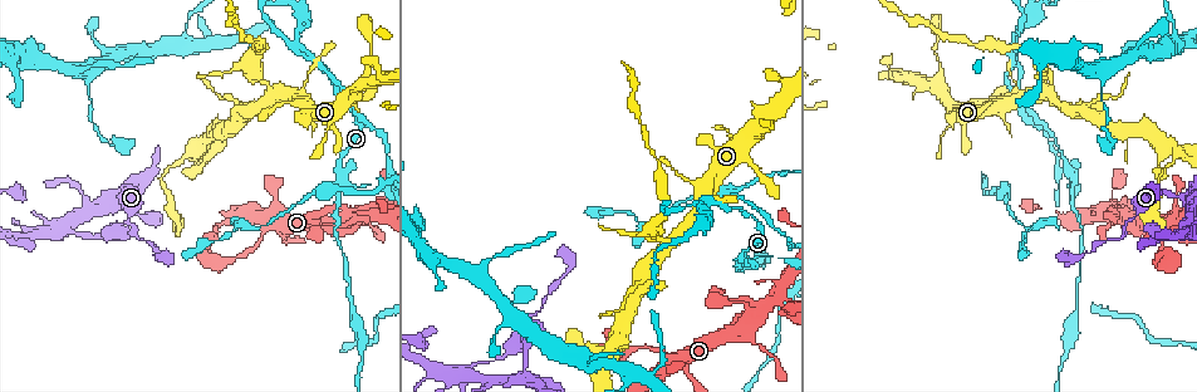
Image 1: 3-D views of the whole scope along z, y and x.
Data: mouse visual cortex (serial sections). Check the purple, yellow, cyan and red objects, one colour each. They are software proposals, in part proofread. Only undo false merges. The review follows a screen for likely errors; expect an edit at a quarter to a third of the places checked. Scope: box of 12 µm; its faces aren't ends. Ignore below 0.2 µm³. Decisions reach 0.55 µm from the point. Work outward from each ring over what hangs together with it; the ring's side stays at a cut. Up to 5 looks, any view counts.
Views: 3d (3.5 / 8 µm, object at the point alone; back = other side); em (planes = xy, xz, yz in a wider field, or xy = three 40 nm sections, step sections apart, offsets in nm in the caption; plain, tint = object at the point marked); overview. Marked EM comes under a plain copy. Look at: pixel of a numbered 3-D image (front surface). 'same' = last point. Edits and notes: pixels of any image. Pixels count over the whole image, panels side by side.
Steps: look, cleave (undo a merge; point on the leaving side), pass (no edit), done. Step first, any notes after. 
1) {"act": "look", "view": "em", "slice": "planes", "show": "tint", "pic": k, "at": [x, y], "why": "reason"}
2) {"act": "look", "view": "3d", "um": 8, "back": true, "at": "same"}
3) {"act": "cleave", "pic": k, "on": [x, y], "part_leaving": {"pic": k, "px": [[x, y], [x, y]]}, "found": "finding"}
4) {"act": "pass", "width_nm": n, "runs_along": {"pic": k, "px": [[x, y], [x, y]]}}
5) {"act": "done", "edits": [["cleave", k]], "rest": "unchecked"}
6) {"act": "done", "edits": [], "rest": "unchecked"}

{"act": "look", "view": "3d", "um": 3.5, "back": true, "pic": 1, "at": [526, 373]}

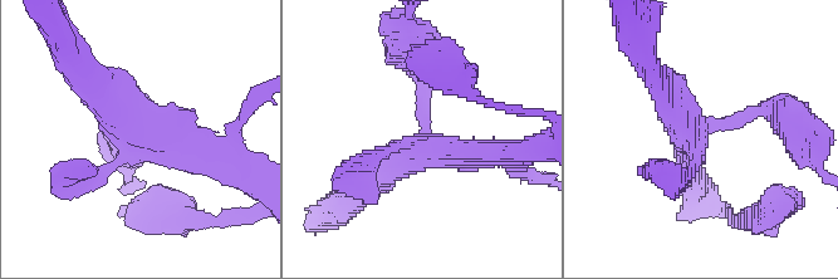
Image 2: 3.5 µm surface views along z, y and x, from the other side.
{"act": "look", "view": "em", "slice": "xy", "step": 1, "show": "tint", "pic": 2, "at": [144, 126], "arms": 4, "arm_widths_nm": [150, 200, 300, 350], "why": "shape alone is not enough"}

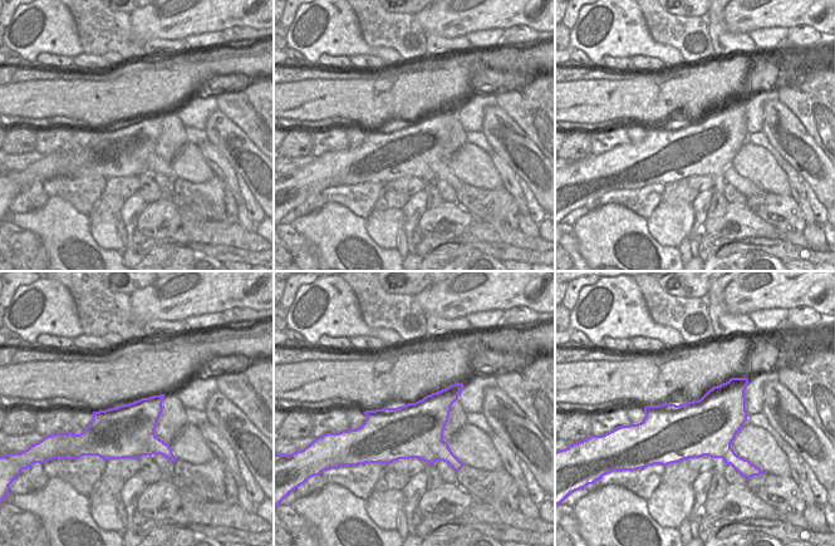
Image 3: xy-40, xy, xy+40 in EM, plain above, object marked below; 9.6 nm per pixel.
{"act": "look", "view": "em", "slice": "planes", "show": "tint", "at": "same", "why": "another direction"}

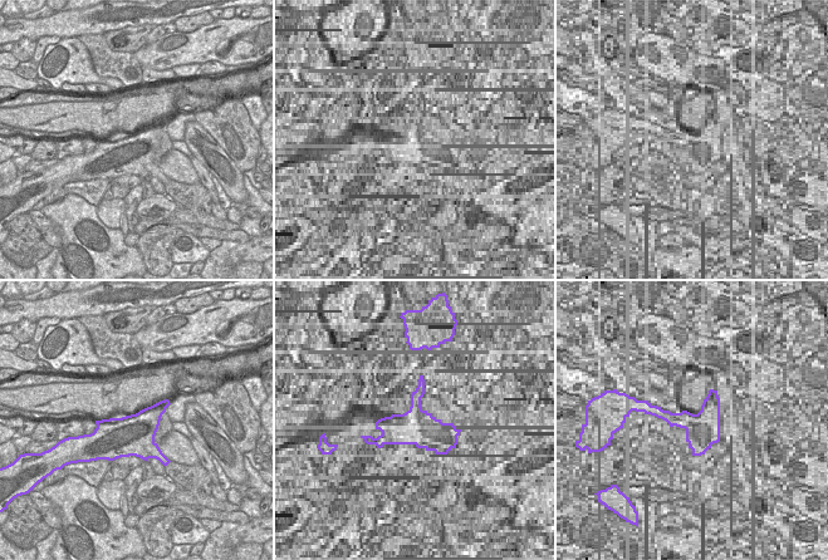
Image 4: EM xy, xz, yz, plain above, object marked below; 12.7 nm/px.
{"act": "pass", "found": "one cell here"}

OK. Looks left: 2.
{"act": "look", "view": "3d", "um": 3.5, "pic": 1, "at": [266, 230]}

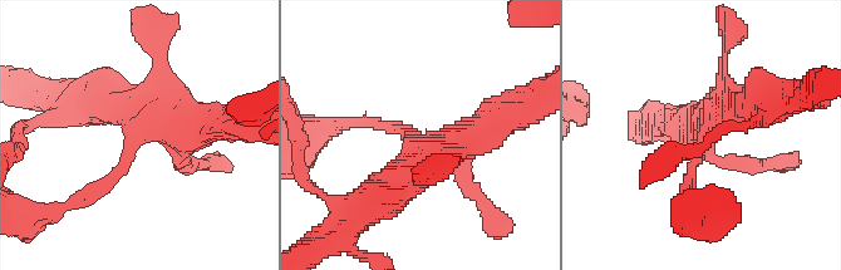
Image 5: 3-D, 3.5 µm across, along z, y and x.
{"act": "look", "view": "em", "slice": "xy", "step": 3, "show": "tint", "pic": 5, "at": [136, 147], "arm_widths_nm": [150, 400]}

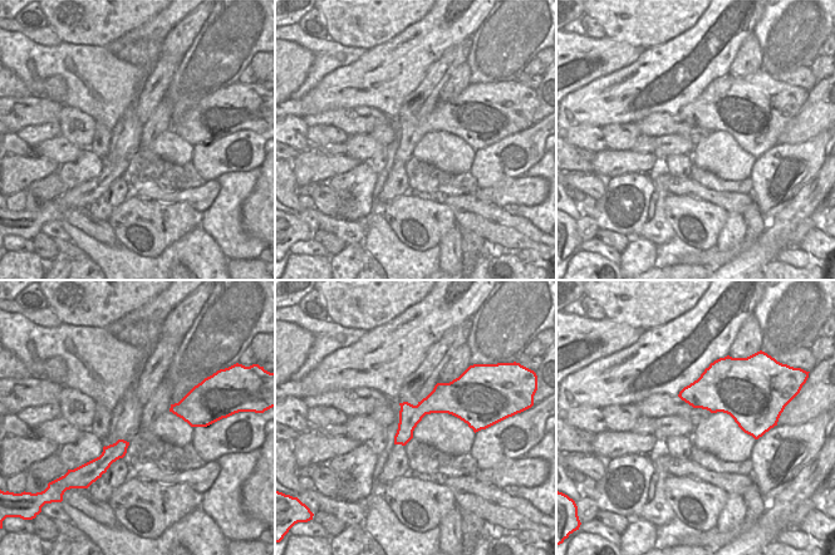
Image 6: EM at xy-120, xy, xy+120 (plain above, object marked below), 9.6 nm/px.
{"act": "pass", "runs_along": {"pic": 5, "px": [[211, 122], [168, 118], [75, 204]]}, "found": "all the same cell"}

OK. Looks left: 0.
{"act": "done", "edits": [], "rest": "unchecked"}

